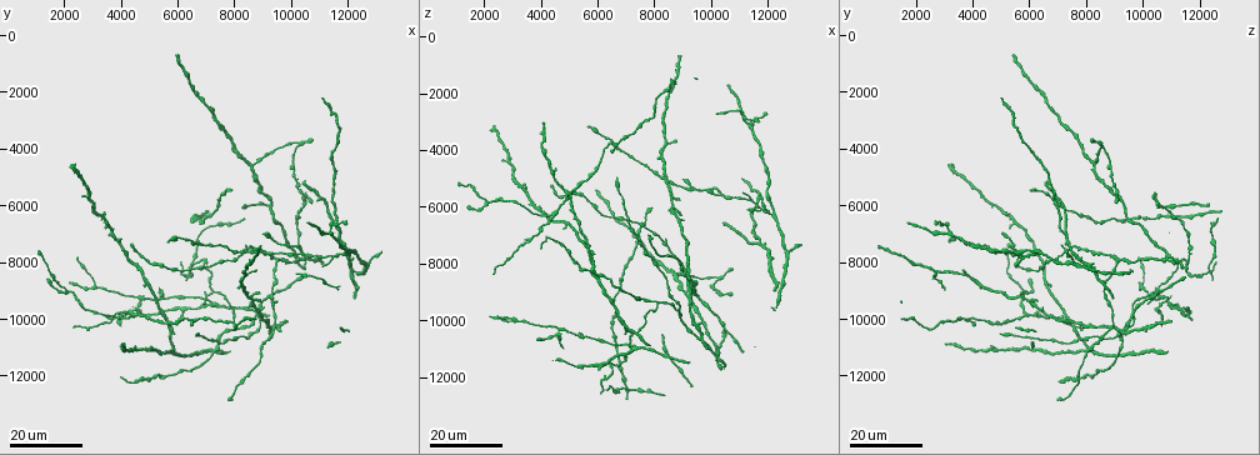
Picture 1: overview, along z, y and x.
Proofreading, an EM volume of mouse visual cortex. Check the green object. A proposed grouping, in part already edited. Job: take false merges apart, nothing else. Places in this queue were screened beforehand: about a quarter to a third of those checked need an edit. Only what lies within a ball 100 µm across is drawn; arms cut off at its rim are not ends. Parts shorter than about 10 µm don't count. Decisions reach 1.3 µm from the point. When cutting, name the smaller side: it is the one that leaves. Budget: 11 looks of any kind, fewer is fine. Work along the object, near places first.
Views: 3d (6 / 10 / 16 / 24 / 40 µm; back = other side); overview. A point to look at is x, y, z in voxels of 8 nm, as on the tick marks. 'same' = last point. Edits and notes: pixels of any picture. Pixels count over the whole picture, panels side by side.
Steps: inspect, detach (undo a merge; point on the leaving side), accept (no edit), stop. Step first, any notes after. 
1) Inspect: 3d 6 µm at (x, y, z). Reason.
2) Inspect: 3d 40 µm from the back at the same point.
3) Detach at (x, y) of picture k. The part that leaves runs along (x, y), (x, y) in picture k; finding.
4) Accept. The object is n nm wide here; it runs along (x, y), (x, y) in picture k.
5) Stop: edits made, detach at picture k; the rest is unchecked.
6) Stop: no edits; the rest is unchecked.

Inspect: 3d 16 µm at (8900, 10400, 9400).

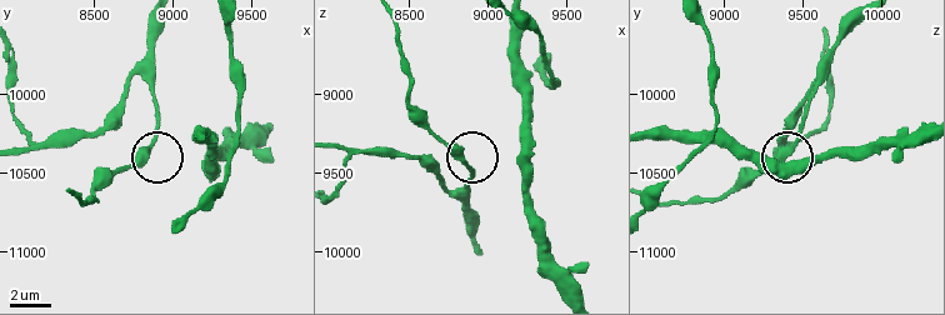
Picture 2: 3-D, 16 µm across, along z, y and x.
Inspect: 3d 6 µm at (8900, 10280, 9480).

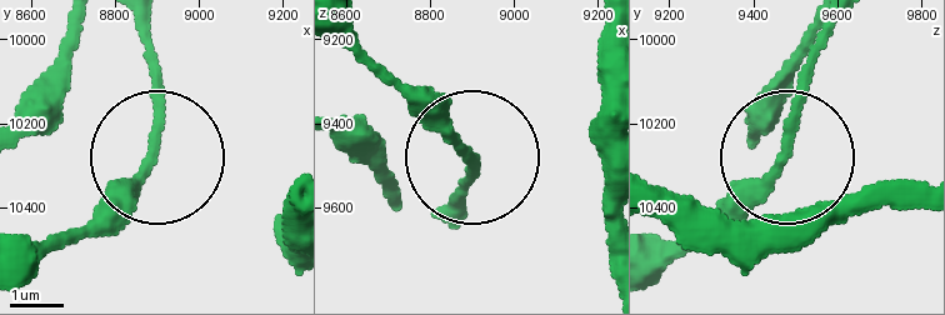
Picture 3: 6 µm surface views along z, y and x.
Accept. The object is 180 nm wide here; one cell here.

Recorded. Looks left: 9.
Inspect: 3d 16 µm at (9400, 7900, 9000). Arms part here.

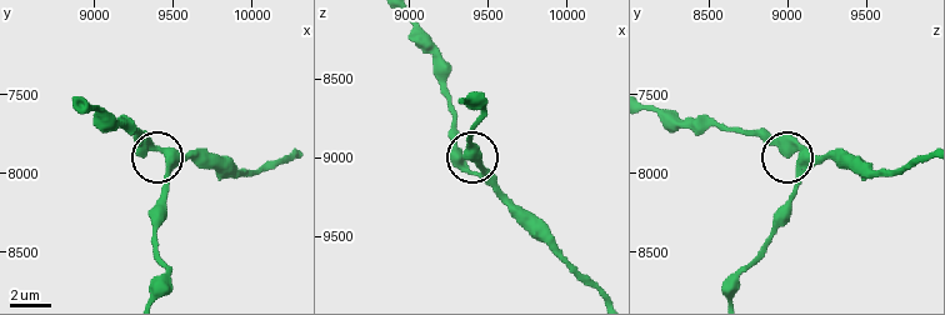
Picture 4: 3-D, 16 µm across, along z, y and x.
Inspect: 3d 10 µm at (9460, 7860, 9140).

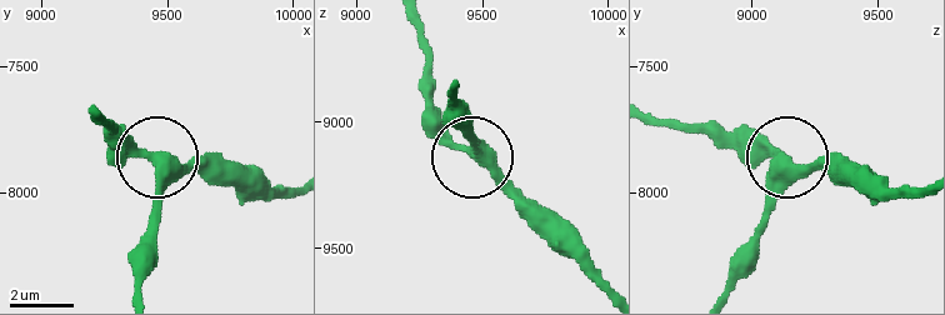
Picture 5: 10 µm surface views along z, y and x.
Accept. The object is 340 nm wide here; one cell here.

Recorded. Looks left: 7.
Inspect: 3d 16 µm at (10400, 7700, 5600). Three arms meet.

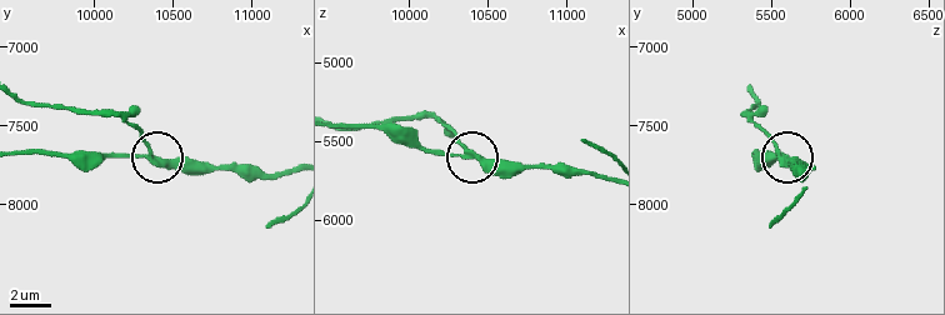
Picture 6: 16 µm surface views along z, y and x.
Inspect: 3d 10 µm at (10360, 7680, 5540).

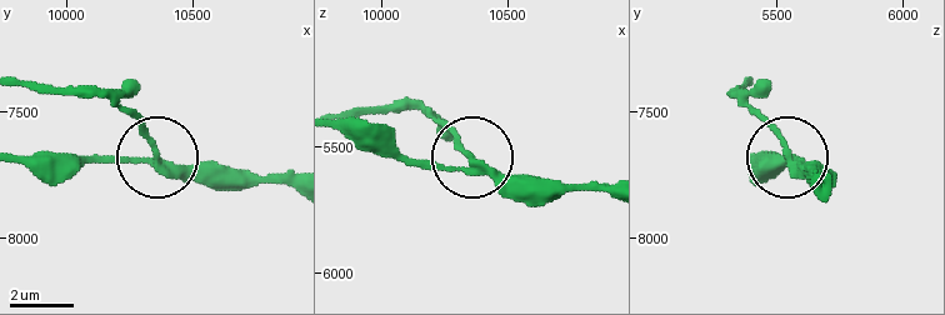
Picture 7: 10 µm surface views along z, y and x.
Detach at (151, 141) of picture 7. The part that leaves runs along (175, 173), (105, 98), (24, 86) in picture 7; two cells meet here.

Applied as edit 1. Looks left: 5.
Inspect: 3d 24 µm at (11500, 7800, 5800). Small branch off a trunk.

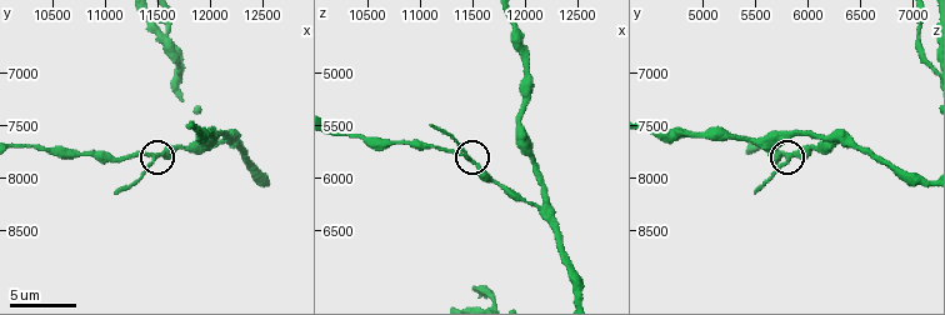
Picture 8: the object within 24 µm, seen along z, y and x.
Inspect: 3d 6 µm at (11480, 7840, 5800).

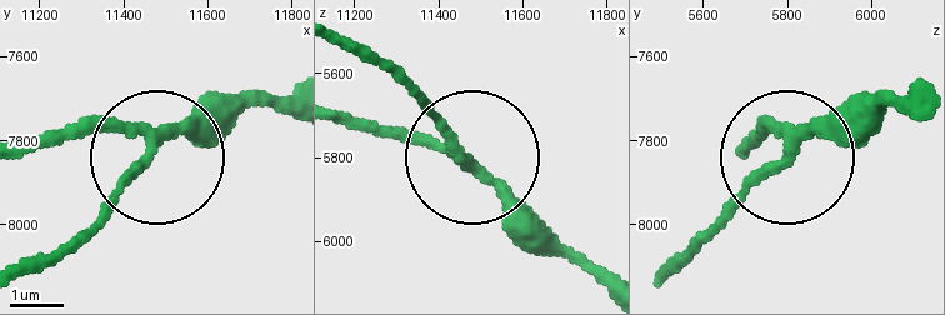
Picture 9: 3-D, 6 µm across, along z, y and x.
Inspect: 3d 6 µm from the back at (11455, 7840, 5800).

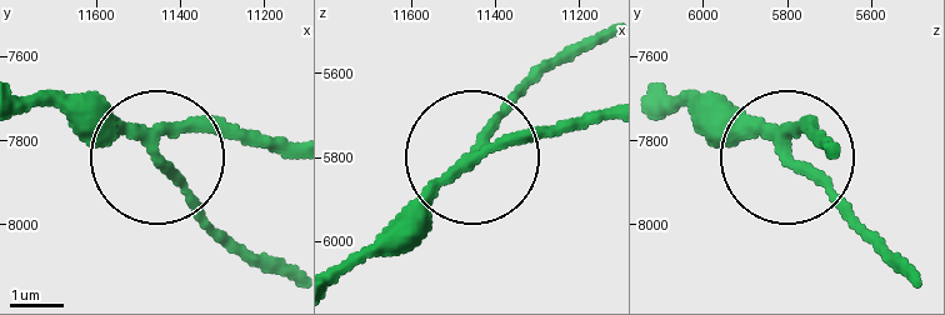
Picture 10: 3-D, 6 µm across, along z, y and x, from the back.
Accept. The object is 190 nm wide here; it runs along (286, 148), (179, 134), (156, 148), (229, 238) in picture 10; continuous, no second cell.

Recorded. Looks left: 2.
Inspect: 3d 24 µm at (3100, 8800, 10000). Four-way junction.

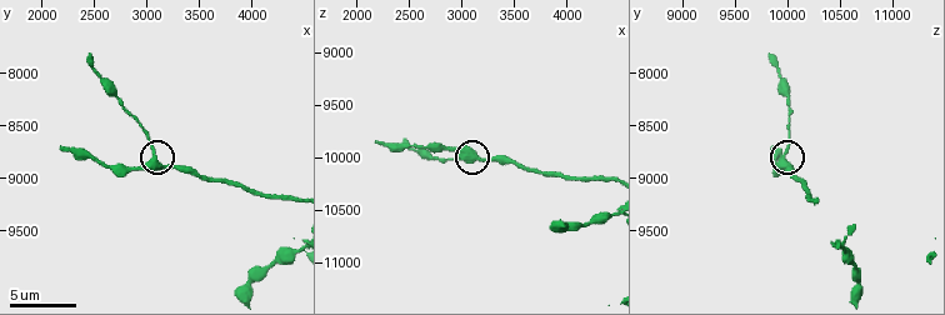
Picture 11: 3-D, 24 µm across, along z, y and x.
Inspect: 3d 10 µm at (3040, 8820, 9960).

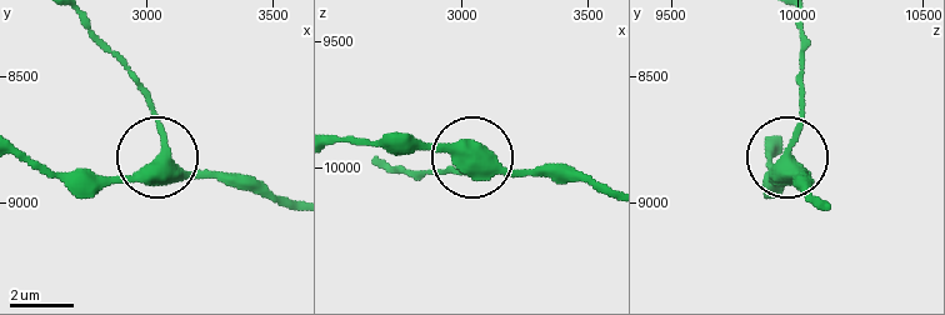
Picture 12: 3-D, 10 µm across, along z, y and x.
Accept. It runs along (604, 194), (571, 178), (499, 170), (434, 145), (373, 145) in picture 12; continuous, no second cell.

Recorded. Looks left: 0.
Stop: edits made, detach at picture 7; the rest is unchecked.

